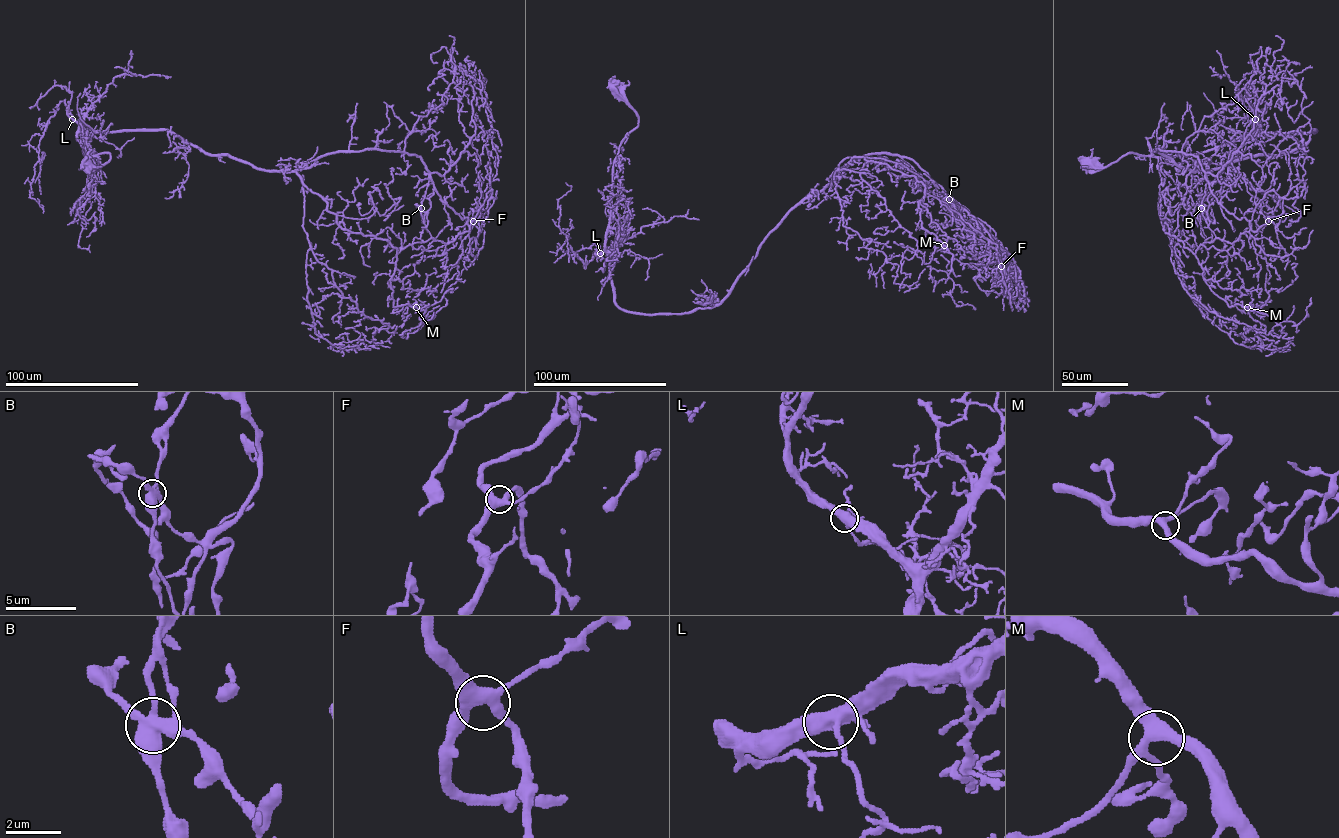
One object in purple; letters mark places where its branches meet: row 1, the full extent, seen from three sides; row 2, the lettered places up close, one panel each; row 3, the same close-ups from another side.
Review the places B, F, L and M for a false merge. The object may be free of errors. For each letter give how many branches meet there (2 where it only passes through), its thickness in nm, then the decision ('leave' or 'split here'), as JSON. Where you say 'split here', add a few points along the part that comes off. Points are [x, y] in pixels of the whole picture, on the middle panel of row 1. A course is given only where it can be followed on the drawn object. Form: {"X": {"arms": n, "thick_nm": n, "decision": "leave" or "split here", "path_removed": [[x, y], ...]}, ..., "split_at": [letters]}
{"B": {"arms": 5, "thick_nm": 480, "decision": "leave"}, "F": {"arms": 4, "thick_nm": 480, "decision": "leave"}, "L": {"arms": 4, "thick_nm": 460, "decision": "leave"}, "M": {"arms": 4, "thick_nm": 400, "decision": "leave"}, "split_at": []}

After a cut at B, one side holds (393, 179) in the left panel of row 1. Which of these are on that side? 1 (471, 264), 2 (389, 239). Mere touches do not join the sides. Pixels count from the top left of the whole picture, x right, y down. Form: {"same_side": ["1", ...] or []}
{"same_side": ["1", "2"]}

